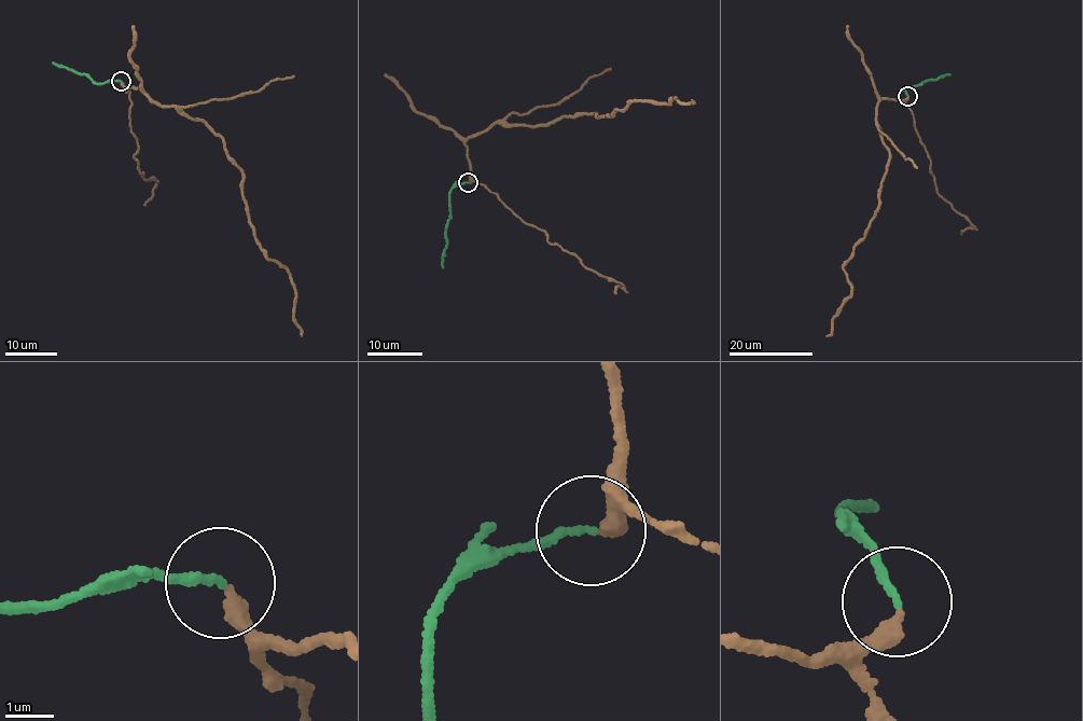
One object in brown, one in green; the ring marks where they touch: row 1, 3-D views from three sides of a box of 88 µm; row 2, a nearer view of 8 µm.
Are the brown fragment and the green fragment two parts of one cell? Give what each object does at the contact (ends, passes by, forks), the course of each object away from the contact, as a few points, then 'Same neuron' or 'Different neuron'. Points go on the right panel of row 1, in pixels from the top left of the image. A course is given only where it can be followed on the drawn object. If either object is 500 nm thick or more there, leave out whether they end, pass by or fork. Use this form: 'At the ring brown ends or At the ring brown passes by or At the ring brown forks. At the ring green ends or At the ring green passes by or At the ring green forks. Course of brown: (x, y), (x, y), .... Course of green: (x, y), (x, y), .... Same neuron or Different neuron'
At the ring brown ends. At the ring green ends. Course of brown: (907, 96), (878, 101), (877, 123), (890, 153), (875, 217), (844, 265), (850, 295), (825, 336). Course of green: (907, 96), (902, 88), (949, 74). Same neuron

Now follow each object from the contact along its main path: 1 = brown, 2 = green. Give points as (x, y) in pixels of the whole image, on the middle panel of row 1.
1: (469, 182), (467, 139), (497, 123), (611, 118), (638, 100), (692, 99)
2: (468, 182), (453, 186), (449, 196), (444, 267)

